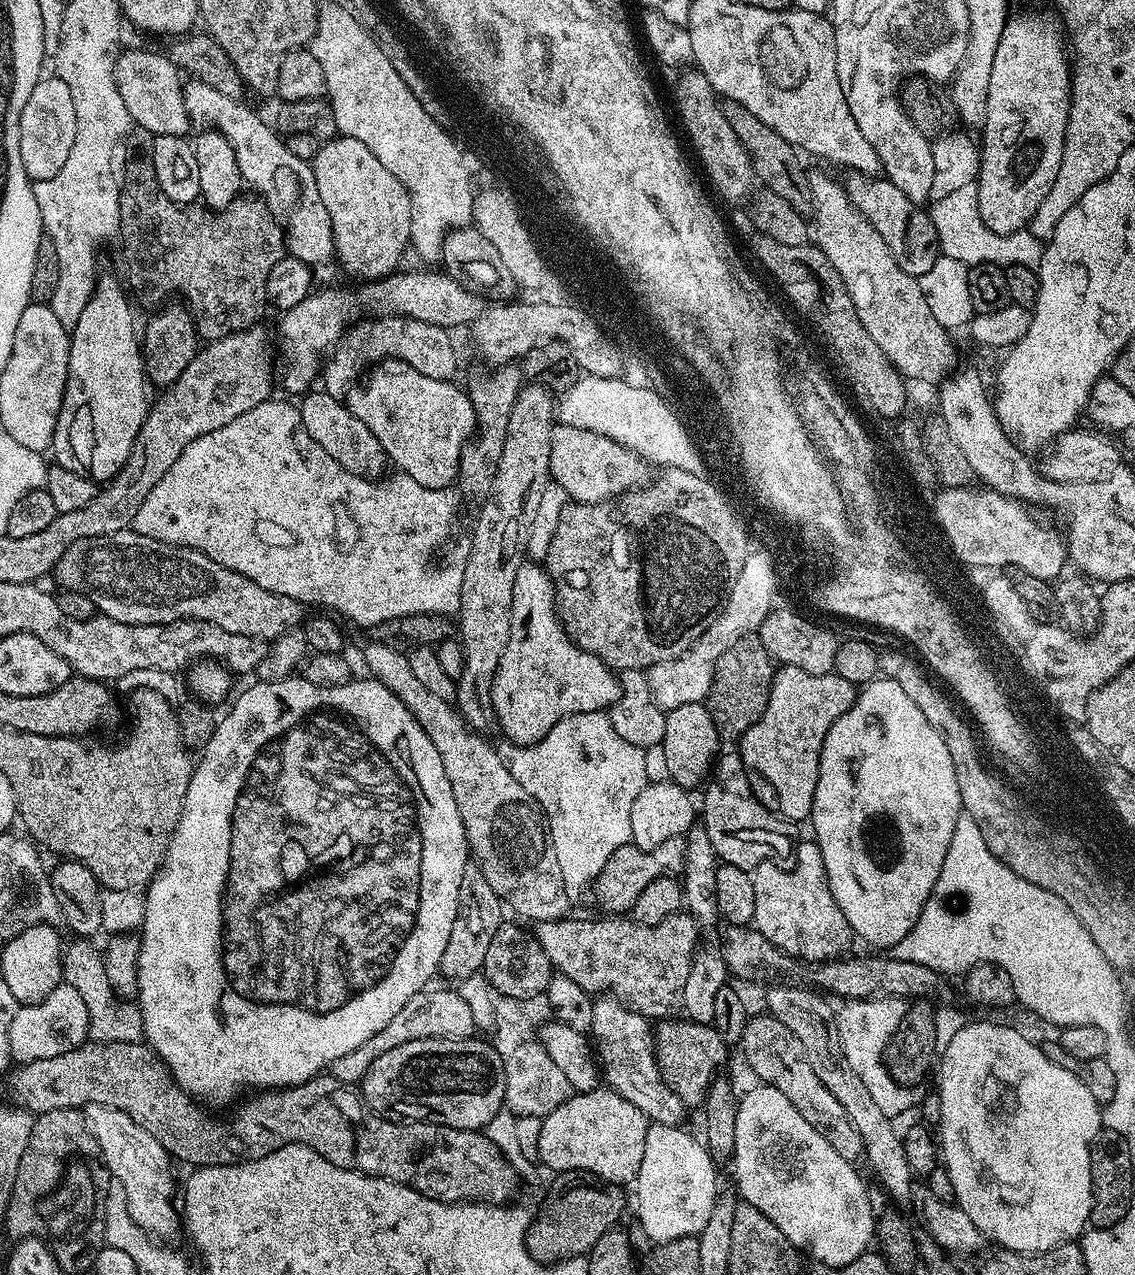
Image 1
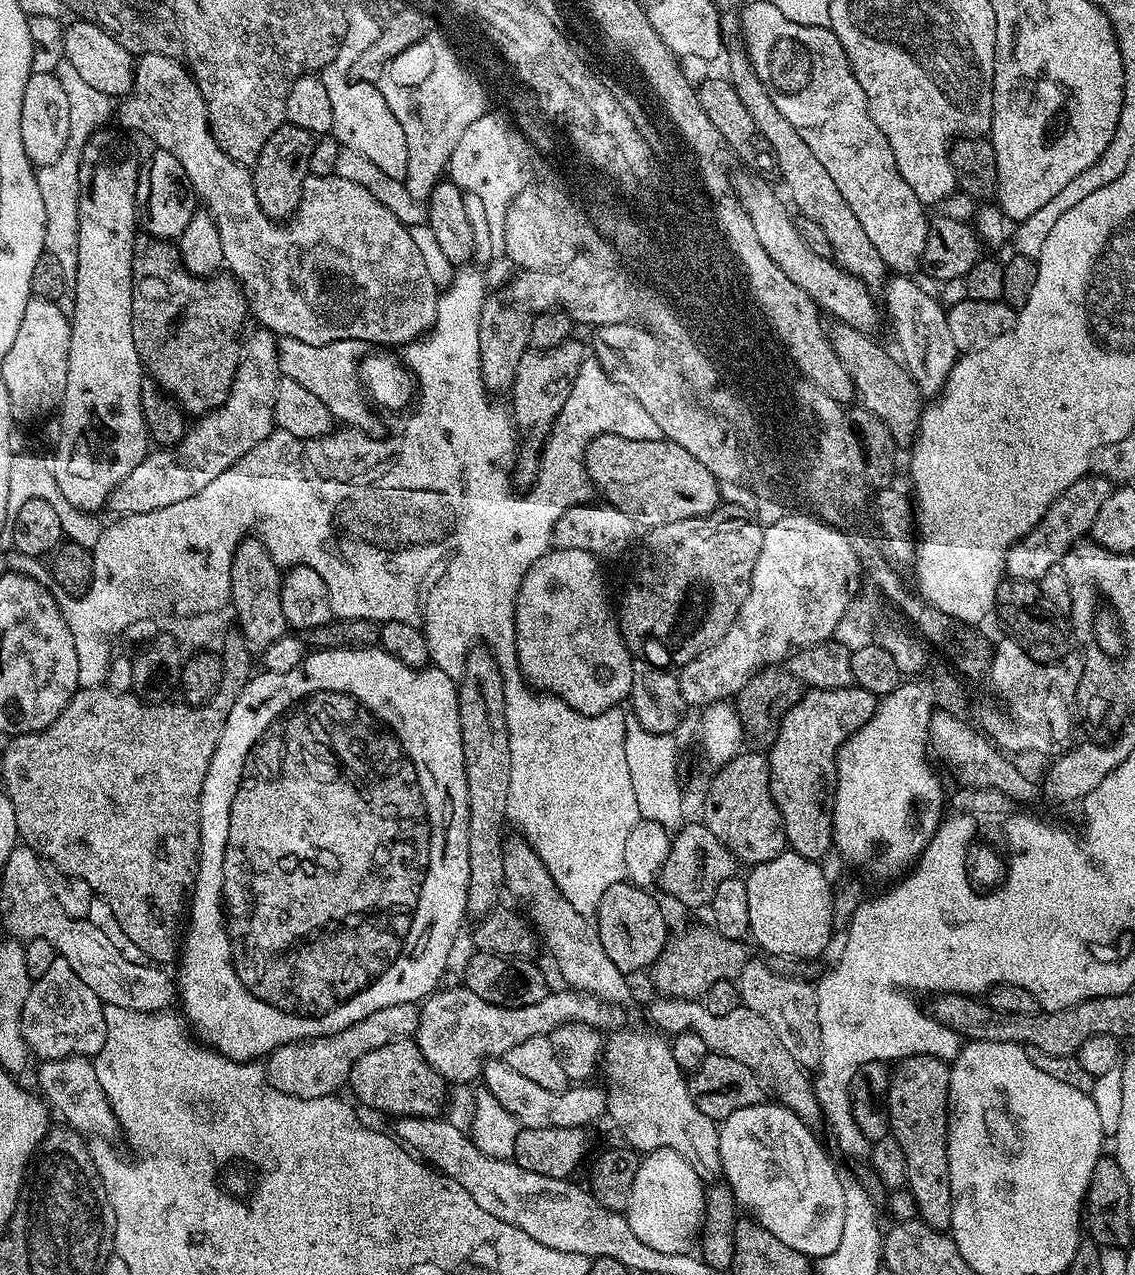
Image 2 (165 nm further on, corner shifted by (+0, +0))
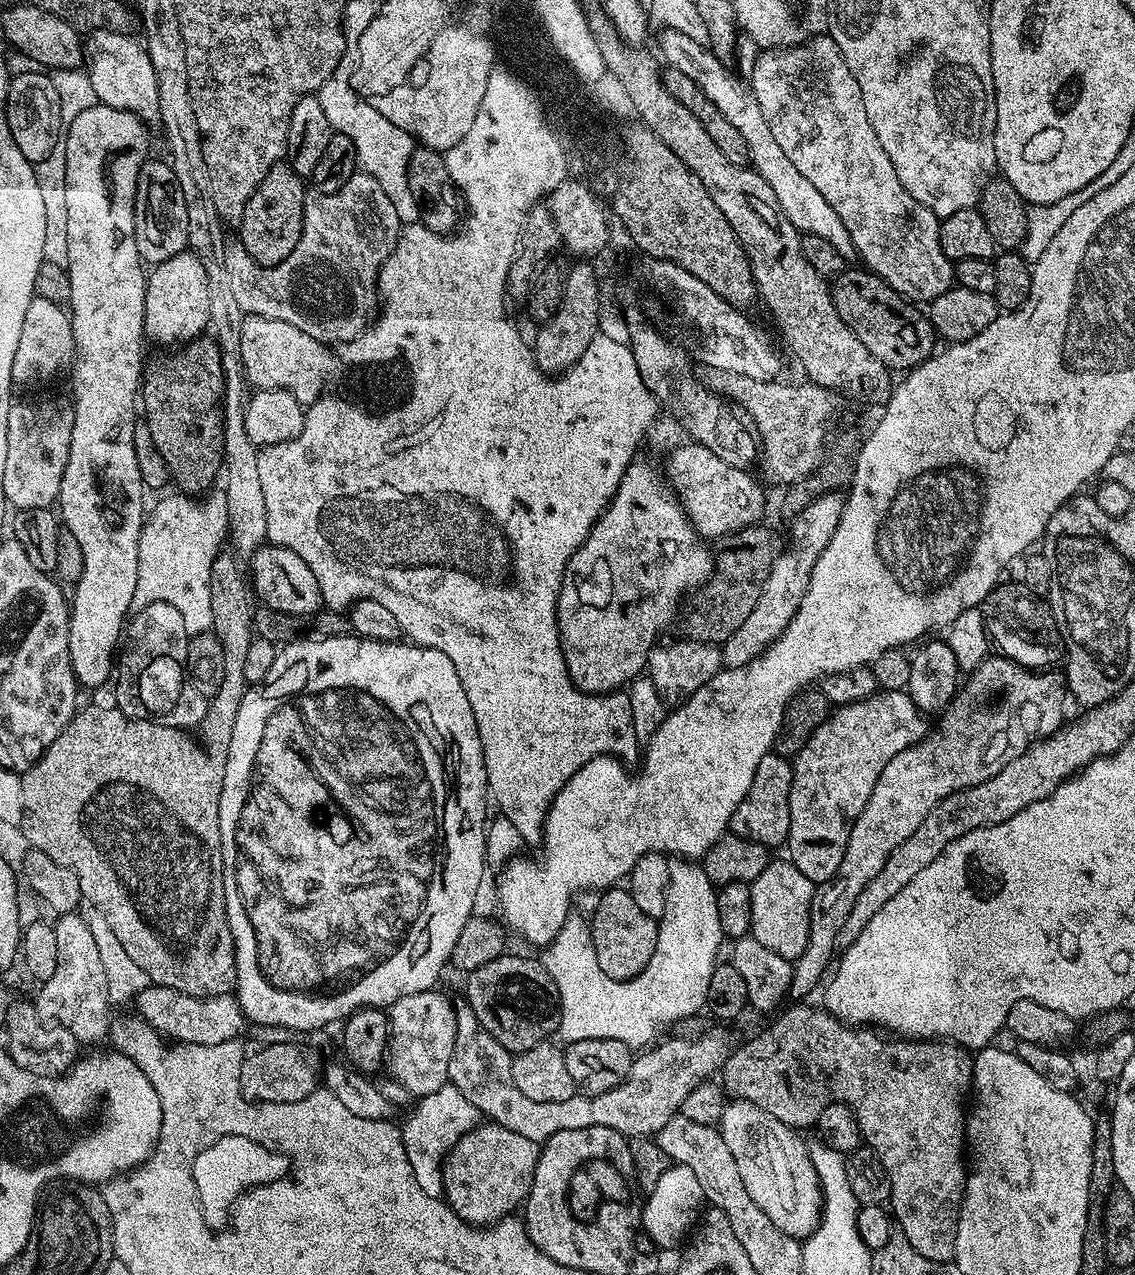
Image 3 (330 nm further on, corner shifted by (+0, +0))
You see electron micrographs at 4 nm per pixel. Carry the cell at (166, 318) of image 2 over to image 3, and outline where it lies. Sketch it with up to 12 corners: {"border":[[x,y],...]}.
{"border":[[211,338],[142,372],[142,416],[181,493],[223,462],[224,376]]}

